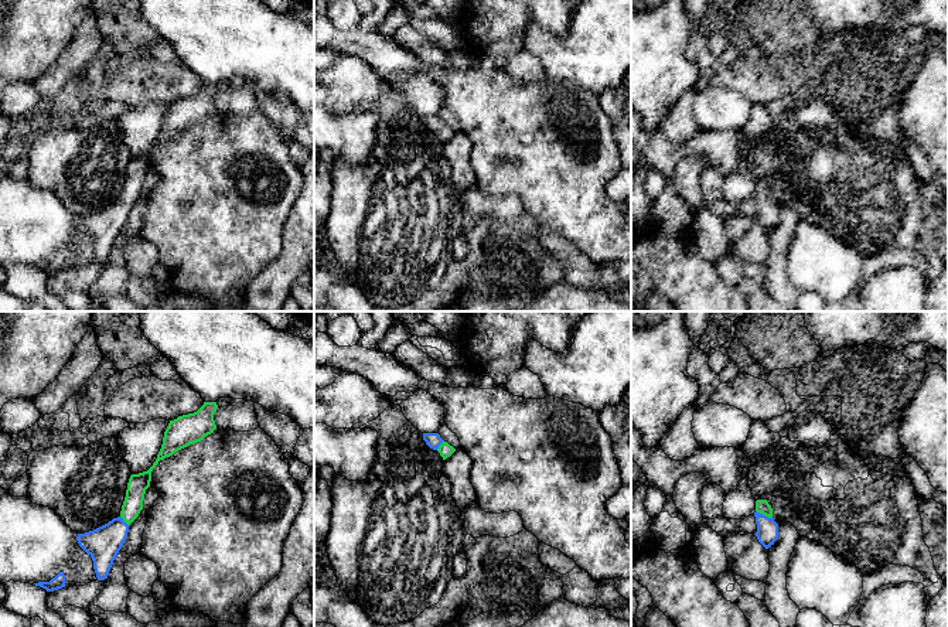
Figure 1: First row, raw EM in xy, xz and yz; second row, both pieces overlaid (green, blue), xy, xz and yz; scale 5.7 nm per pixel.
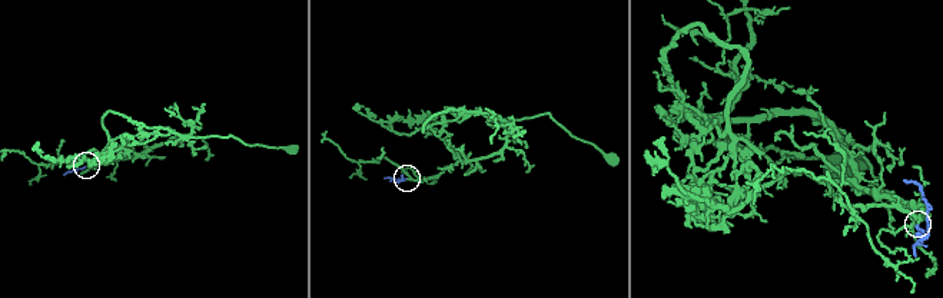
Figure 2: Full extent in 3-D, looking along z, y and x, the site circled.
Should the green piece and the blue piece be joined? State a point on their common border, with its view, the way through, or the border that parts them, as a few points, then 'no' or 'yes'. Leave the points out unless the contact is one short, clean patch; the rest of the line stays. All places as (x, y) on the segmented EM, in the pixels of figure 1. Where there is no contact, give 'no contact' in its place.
meets green in yz at (764, 514); runs through yz (761, 505), (764, 514), (767, 530); yes

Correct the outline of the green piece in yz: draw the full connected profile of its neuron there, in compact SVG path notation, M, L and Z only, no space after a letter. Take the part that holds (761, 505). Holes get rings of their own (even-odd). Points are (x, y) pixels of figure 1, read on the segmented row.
M767 500L756 501L754 517L757 524L757 532L754 535L768 549L778 538L778 524L773 518L773 508Z

